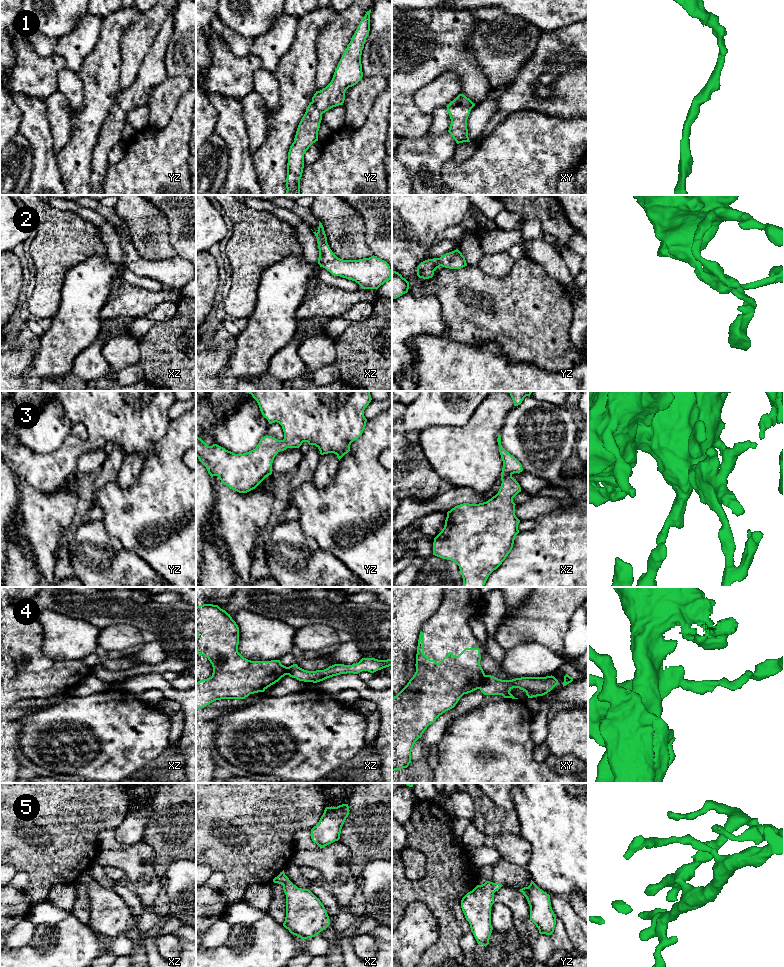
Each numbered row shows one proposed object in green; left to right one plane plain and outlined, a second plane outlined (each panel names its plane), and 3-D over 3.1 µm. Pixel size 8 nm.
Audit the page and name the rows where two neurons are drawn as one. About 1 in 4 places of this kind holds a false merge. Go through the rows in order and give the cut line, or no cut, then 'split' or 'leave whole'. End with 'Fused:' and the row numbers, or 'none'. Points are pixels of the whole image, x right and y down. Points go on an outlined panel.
1: no cut; leave whole
2: no cut; leave whole
3: no cut; leave whole
4: cut in xy along (485, 675), (484, 681), (478, 688); split
5: no cut; leave whole
Fused: 4

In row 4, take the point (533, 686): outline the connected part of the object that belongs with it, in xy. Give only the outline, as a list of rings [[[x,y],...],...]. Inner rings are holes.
[[[485,675],[484,682],[479,689],[484,695],[502,695],[504,698],[515,698],[510,691],[519,688],[526,692],[528,698],[543,696],[550,692],[558,680],[554,676],[521,677],[512,680],[501,680],[491,675]]]

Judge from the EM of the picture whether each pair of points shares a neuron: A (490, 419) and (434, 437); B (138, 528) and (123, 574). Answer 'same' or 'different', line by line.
A: same
B: different

